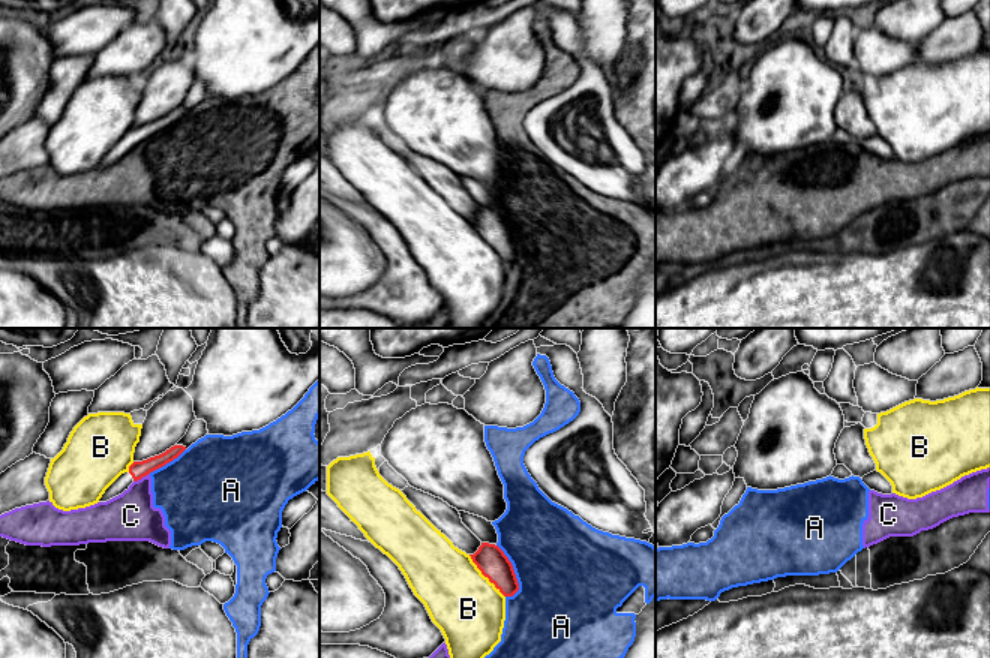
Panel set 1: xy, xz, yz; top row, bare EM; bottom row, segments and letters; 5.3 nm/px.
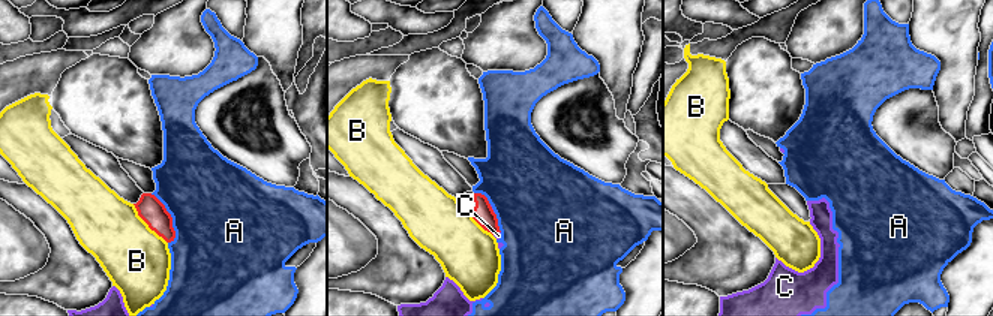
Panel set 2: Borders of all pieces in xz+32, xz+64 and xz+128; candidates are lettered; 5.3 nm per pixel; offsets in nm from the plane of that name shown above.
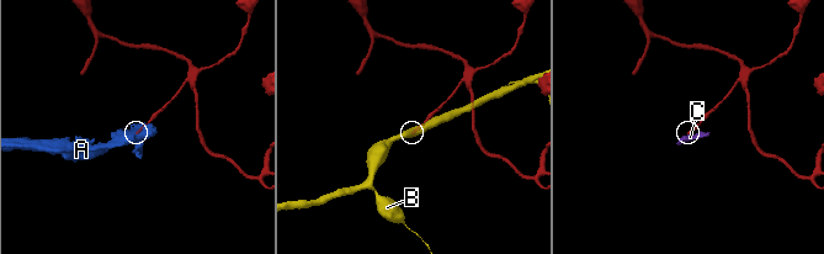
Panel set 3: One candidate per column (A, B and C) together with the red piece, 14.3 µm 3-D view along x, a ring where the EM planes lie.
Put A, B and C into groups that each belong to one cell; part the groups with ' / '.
A C / B

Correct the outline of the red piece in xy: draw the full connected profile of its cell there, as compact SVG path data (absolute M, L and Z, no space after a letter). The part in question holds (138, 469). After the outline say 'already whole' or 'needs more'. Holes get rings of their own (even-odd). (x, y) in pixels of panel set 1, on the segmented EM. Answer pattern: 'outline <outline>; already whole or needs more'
outline M174 445L170 450L166 450L165 453L150 457L147 460L142 462L134 462L129 466L129 471L122 474L102 495L102 498L99 499L99 502L106 502L118 495L122 495L124 490L129 489L129 486L134 481L141 480L142 477L148 475L150 472L165 466L166 463L172 462L174 459L177 459L183 451L186 450L186 447L183 445Z; needs more

